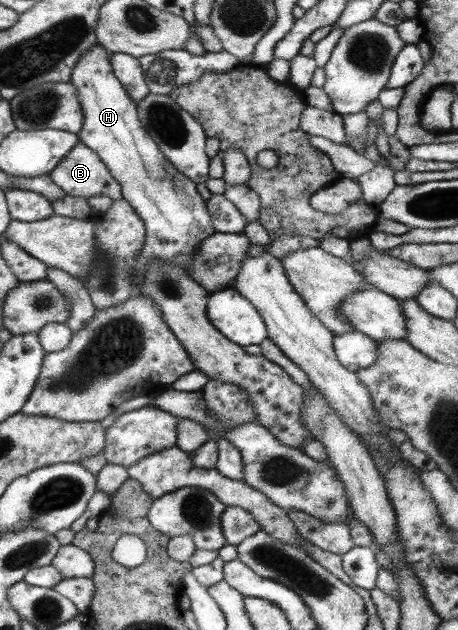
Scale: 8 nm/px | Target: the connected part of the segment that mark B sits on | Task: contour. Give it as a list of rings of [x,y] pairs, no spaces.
[[[77,141],[71,151],[67,153],[48,173],[51,181],[61,188],[61,192],[72,197],[81,197],[87,200],[91,196],[103,195],[111,198],[112,201],[121,199],[119,183],[109,174],[101,159],[90,151],[85,144]]]

